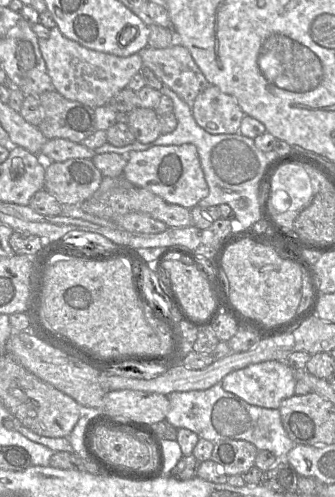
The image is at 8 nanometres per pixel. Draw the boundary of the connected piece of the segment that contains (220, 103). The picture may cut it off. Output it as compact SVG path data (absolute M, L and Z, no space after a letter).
M208 85L191 105L197 124L210 134L235 134L245 114L234 97Z

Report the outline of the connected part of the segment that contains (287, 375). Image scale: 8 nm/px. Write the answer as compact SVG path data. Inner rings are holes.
M263 361L230 372L221 385L250 405L279 409L284 399L295 395L296 372L285 361Z

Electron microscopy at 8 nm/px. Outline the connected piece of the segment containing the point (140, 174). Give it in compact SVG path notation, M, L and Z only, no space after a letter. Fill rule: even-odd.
M155 145L143 151L127 154L123 177L137 187L145 188L168 203L191 209L209 194L195 145Z

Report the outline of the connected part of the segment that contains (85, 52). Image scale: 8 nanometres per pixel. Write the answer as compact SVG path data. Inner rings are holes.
M57 25L50 29L47 39L38 38L53 89L70 101L78 101L91 108L107 105L109 100L128 86L131 78L143 66L139 53L127 57L99 52L81 46L65 37Z

